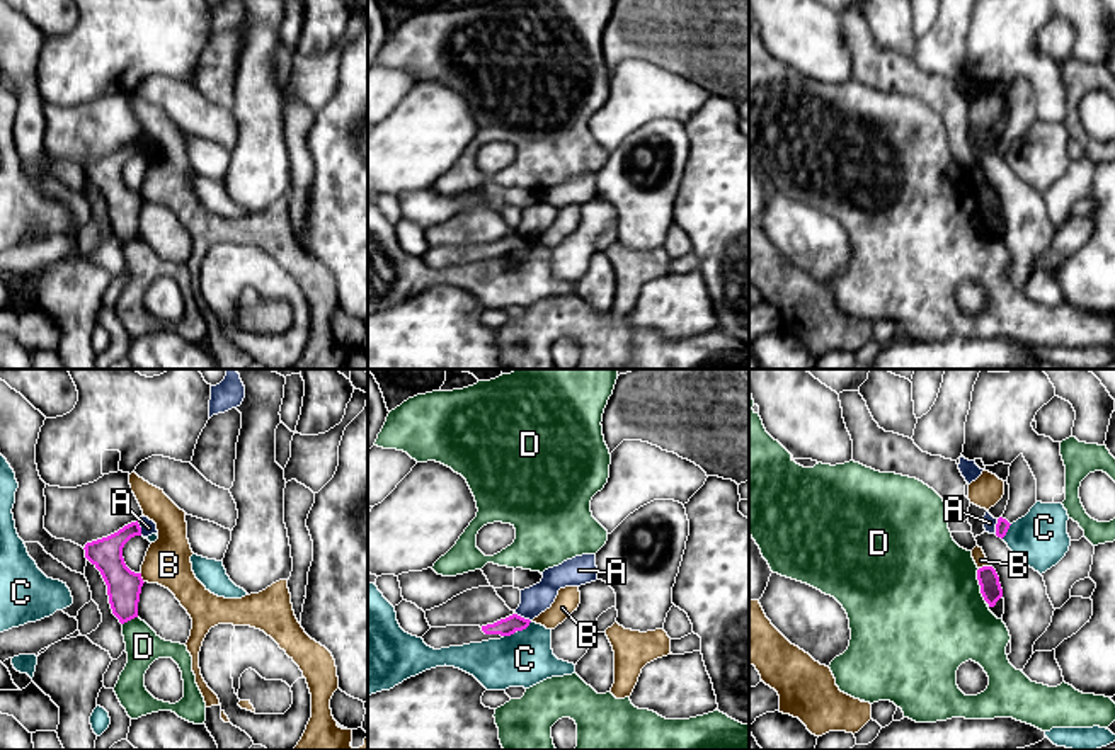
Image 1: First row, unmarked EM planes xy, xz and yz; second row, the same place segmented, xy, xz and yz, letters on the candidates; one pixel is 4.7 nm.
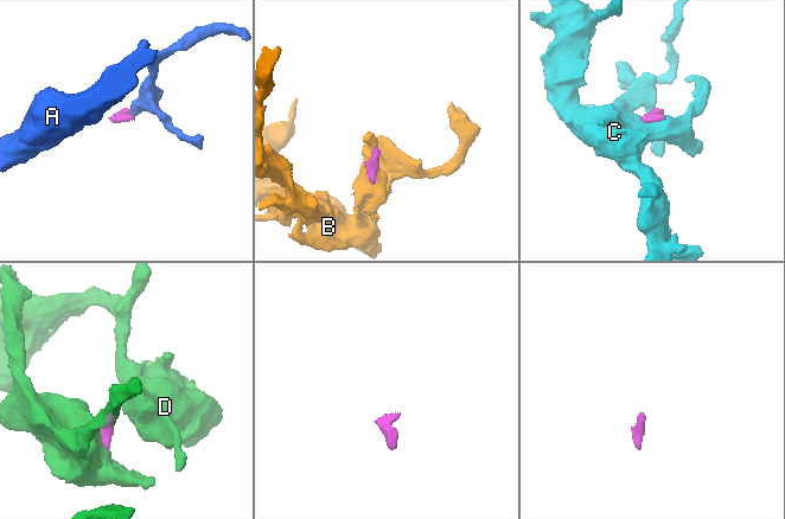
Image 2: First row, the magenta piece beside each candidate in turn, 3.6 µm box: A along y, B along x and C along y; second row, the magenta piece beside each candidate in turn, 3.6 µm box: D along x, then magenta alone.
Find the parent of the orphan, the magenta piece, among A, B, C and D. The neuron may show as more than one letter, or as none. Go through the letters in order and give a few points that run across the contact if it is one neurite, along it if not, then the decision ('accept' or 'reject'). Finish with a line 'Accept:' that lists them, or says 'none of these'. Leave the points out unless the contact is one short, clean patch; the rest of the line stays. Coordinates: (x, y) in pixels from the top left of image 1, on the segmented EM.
A: line xy (137, 521), (142, 534); reject
B: reject
C: line xz (531, 621), (518, 631); reject
D: line yz (977, 568), (979, 592), (986, 601); reject
Accept: none of these

